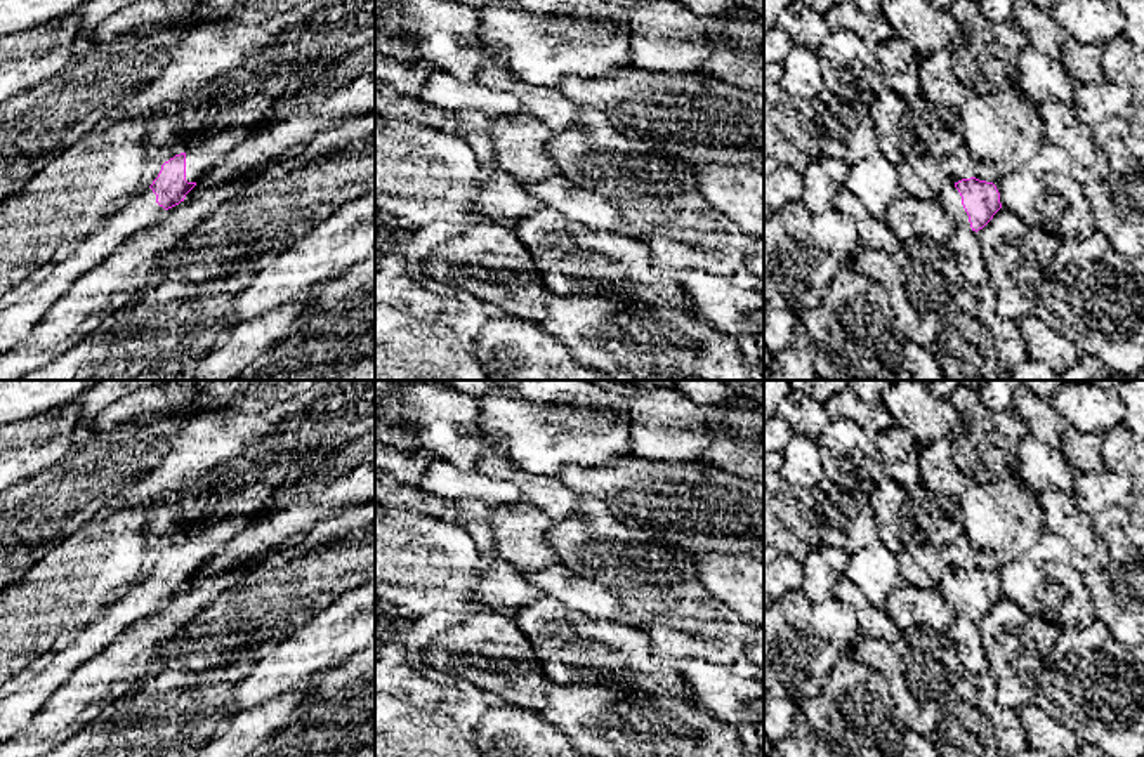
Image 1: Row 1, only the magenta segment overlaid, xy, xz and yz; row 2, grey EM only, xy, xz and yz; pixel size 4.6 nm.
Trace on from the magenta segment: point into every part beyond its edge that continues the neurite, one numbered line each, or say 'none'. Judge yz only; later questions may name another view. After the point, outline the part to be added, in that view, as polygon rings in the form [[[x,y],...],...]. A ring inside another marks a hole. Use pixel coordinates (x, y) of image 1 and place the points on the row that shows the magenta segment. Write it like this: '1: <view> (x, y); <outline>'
1: yz (952, 198); [[[948,184],[941,196],[943,196],[944,207],[955,217],[955,221],[960,224],[970,226],[969,215],[962,205],[962,196],[958,189],[955,188],[955,184]]]

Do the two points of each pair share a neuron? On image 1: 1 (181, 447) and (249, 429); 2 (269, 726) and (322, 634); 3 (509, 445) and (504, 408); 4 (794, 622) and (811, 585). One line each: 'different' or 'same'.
1: same
2: different
3: same
4: different

